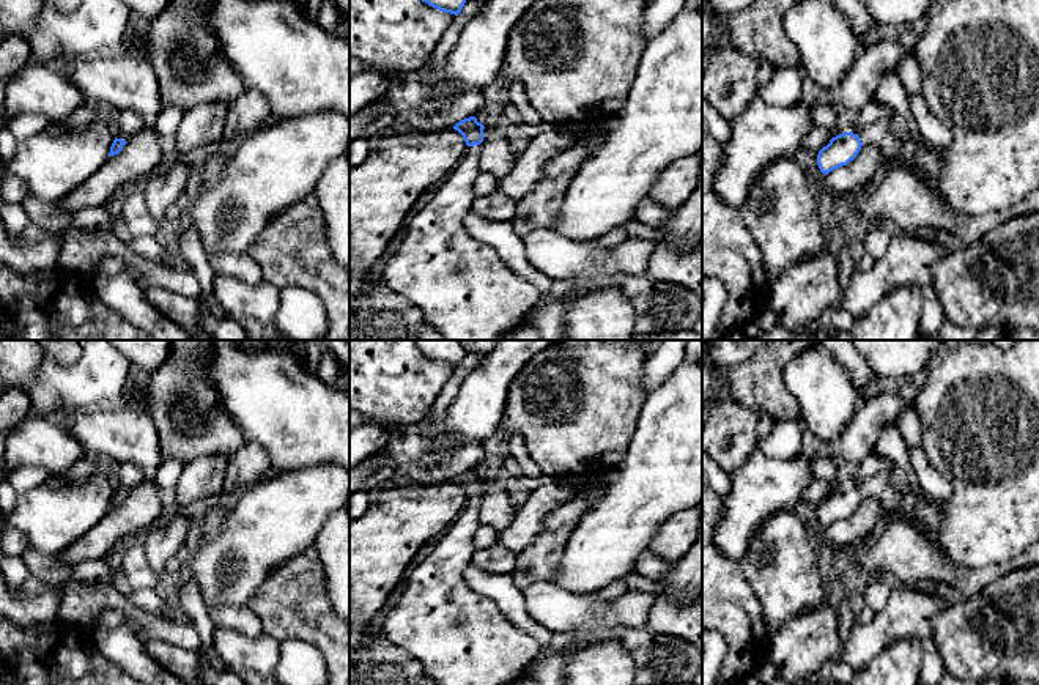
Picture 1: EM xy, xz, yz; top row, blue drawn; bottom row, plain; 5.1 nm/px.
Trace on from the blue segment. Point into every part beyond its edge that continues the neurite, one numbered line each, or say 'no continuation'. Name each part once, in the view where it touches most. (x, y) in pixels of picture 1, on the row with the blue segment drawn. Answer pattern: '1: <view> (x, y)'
1: xz (463, 288)

